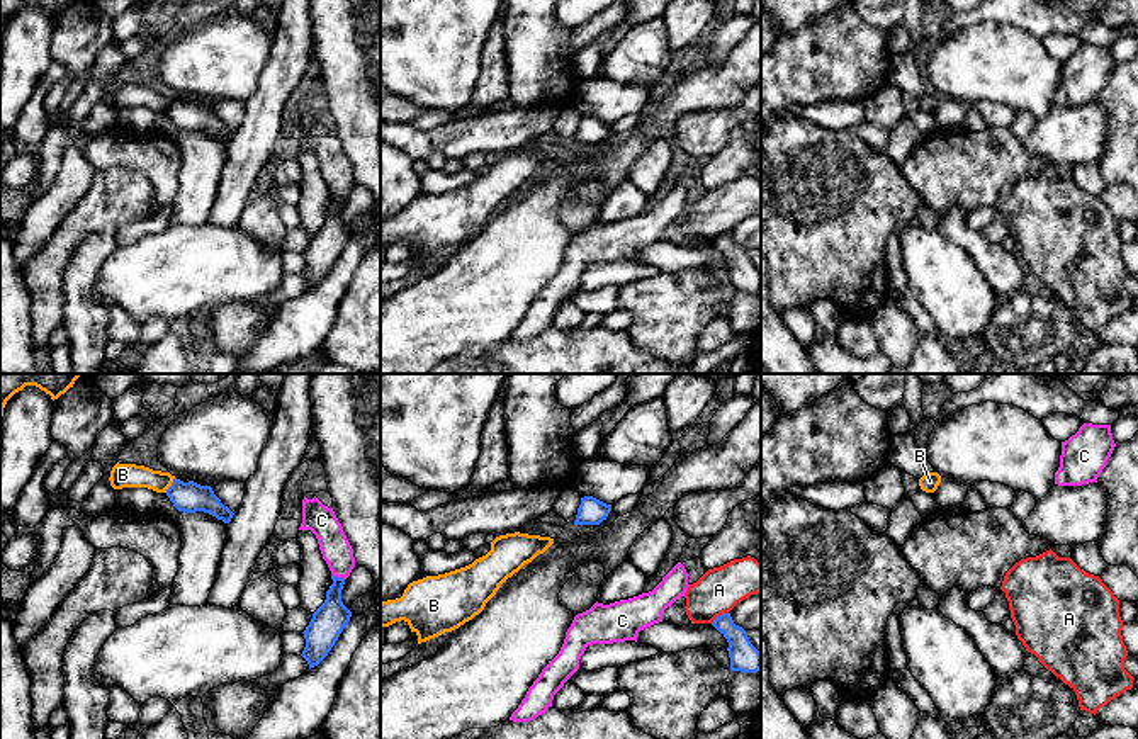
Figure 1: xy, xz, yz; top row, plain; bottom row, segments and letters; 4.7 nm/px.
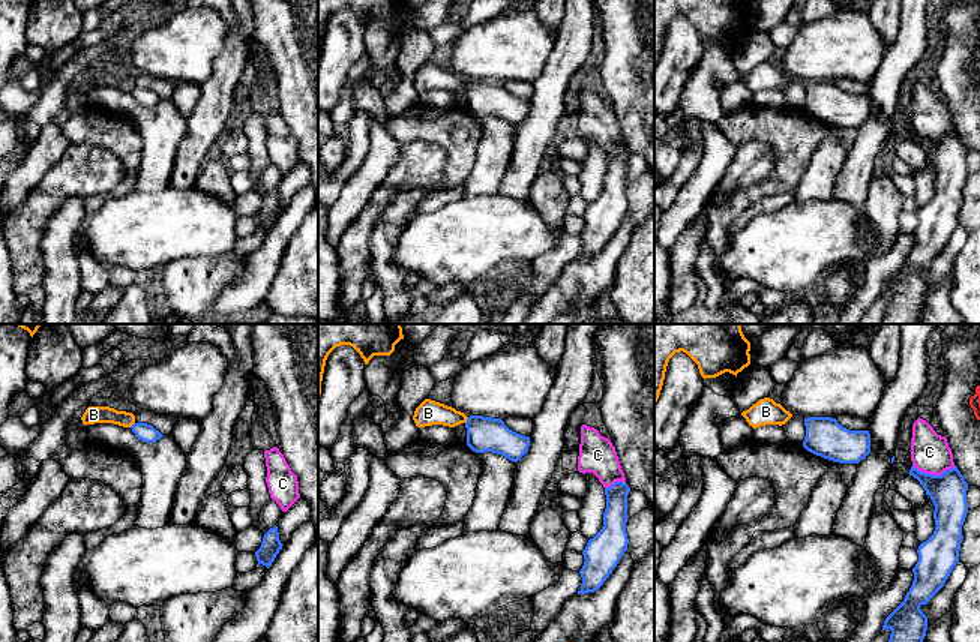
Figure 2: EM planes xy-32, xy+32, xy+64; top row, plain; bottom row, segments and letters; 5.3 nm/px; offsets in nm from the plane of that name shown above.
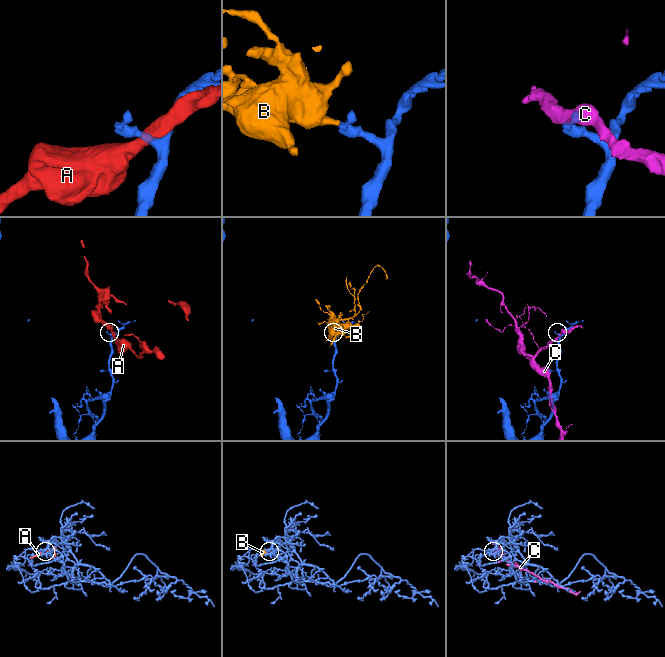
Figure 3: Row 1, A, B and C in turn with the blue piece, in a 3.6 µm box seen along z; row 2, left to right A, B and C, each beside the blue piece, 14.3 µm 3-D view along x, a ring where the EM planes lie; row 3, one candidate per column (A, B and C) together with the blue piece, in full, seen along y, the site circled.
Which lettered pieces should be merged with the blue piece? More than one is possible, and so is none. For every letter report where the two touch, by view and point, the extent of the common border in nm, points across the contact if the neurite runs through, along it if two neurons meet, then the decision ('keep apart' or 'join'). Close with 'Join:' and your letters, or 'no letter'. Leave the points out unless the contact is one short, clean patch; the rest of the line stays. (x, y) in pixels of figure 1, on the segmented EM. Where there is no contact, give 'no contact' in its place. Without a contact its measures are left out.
A: meets blue in xz at (721, 615); contact 100 nm long; keep apart
B: meets blue in xy at (172, 485); contact 90 nm long; border along xy (175, 478), (165, 491); keep apart
C: meets blue in xy at (338, 578); contact 70 nm long; keep apart
Join: no letter

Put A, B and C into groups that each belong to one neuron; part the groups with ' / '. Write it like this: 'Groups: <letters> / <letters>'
Groups: A / B / C

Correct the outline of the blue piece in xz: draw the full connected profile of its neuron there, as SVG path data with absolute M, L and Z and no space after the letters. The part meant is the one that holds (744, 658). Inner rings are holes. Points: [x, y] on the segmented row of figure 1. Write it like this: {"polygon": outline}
{"polygon": "M722 613L712 625L729 642L730 671L758 673L761 669L761 652L751 644L747 632L734 623L730 613Z"}

